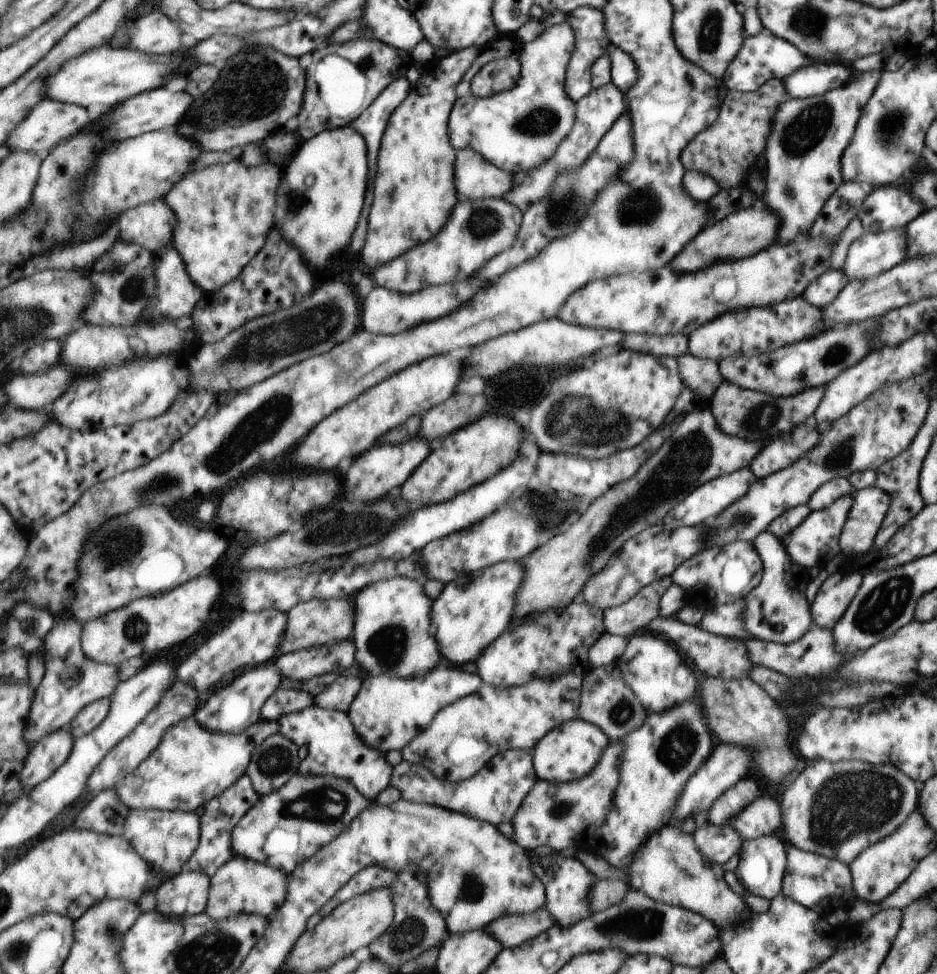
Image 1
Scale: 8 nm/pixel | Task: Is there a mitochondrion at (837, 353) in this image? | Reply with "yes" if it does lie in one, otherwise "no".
yes

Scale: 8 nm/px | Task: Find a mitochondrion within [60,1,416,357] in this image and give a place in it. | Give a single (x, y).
(275, 82)

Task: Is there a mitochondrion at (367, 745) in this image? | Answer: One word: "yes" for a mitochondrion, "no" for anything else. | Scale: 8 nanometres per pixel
no

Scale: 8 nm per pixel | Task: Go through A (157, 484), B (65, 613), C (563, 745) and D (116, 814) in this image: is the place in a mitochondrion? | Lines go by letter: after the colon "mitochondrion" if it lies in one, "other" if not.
A: mitochondrion
B: other
C: other
D: other

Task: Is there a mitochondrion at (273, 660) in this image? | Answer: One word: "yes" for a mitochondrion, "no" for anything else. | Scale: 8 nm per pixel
no

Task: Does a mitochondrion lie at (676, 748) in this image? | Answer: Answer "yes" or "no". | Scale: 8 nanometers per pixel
yes

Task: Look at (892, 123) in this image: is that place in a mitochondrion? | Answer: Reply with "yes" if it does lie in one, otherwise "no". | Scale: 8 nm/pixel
yes

